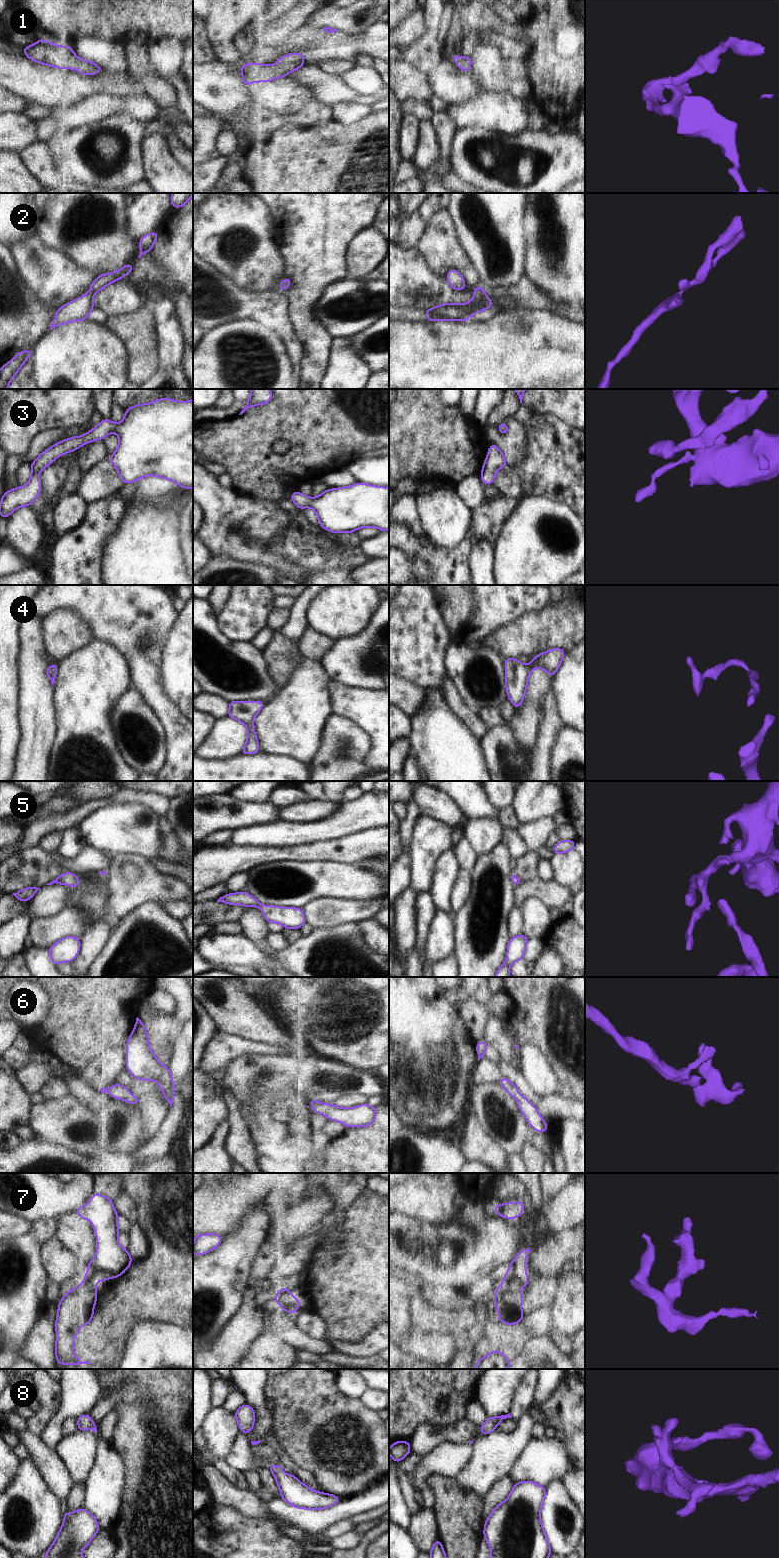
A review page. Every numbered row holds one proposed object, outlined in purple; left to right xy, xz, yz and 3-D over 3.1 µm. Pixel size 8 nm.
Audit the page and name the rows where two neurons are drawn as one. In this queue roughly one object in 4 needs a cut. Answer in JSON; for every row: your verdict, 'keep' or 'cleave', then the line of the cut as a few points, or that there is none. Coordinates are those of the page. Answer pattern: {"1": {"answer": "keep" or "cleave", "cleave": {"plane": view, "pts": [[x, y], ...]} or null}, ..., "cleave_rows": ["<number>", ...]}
{"1": {"answer": "keep", "cleave": null}, "2": {"answer": "keep", "cleave": null}, "3": {"answer": "keep", "cleave": null}, "4": {"answer": "keep", "cleave": null}, "5": {"answer": "keep", "cleave": null}, "6": {"answer": "keep", "cleave": null}, "7": {"answer": "keep", "cleave": null}, "8": {"answer": "keep", "cleave": null}, "cleave_rows": []}

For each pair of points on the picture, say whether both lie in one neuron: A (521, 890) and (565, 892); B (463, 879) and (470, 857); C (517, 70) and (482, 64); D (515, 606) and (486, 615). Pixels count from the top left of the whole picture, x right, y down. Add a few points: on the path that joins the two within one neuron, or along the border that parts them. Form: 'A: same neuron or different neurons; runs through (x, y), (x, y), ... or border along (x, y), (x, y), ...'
A: same neuron; runs through (532, 890), (554, 892)
B: different neurons; border along (461, 869), (470, 872)
C: different neurons; border along (502, 59), (504, 72), (509, 78), (525, 79)
D: same neuron; runs through (508, 606), (496, 606), (493, 609)

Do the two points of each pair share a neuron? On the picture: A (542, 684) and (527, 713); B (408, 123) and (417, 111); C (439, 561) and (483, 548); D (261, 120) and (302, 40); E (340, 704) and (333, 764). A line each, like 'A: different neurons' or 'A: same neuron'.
A: same neuron
B: different neurons
C: different neurons
D: different neurons
E: different neurons

